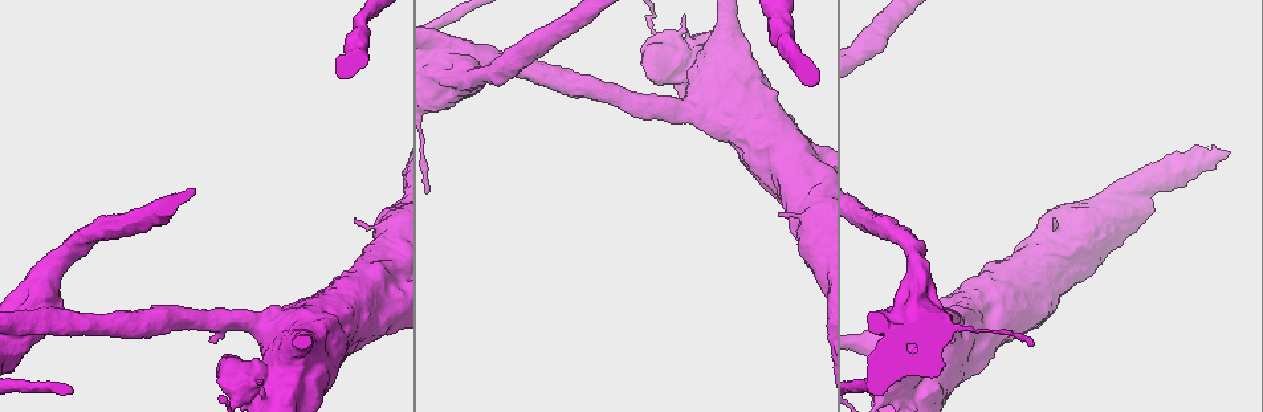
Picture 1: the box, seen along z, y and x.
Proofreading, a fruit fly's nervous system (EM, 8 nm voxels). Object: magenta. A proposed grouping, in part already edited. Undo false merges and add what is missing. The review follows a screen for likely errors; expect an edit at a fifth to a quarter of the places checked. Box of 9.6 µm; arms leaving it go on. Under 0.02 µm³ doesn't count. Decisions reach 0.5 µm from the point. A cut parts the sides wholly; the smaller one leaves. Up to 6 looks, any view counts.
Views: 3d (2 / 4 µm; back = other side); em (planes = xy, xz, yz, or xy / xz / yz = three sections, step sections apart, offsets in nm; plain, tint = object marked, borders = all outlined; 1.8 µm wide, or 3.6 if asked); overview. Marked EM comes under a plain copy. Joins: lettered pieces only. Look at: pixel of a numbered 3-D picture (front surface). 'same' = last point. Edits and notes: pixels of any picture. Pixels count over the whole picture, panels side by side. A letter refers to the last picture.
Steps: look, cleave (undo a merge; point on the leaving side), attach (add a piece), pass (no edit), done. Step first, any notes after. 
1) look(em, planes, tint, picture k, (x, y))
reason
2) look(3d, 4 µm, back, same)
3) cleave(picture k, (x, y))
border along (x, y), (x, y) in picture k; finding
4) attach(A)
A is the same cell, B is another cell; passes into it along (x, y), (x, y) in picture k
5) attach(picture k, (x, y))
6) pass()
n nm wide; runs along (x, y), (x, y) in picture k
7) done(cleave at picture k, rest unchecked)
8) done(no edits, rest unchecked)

look(3d, 4 µm, picture 1, (742, 41))
touches itself

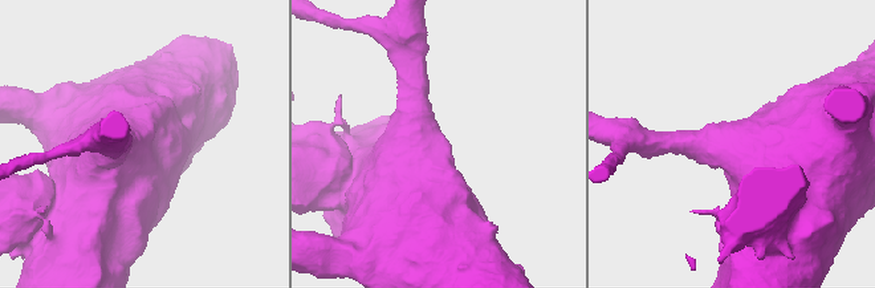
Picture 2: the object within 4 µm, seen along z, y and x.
look(em, 3.6 µm, xy, step 16, tint, picture 2, (134, 139))
now the EM

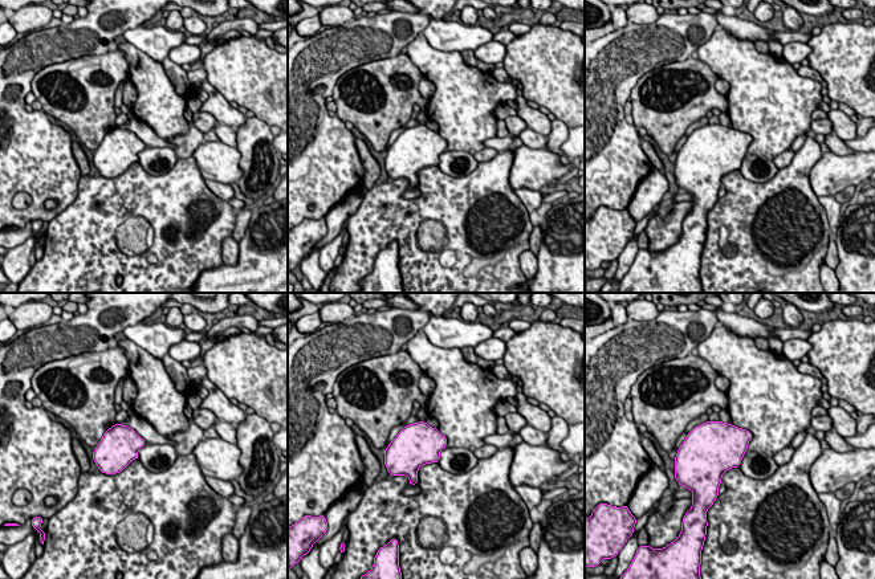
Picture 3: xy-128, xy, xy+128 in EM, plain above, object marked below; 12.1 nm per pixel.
look(em, 3.6 µm, planes, borders, same)
another direction

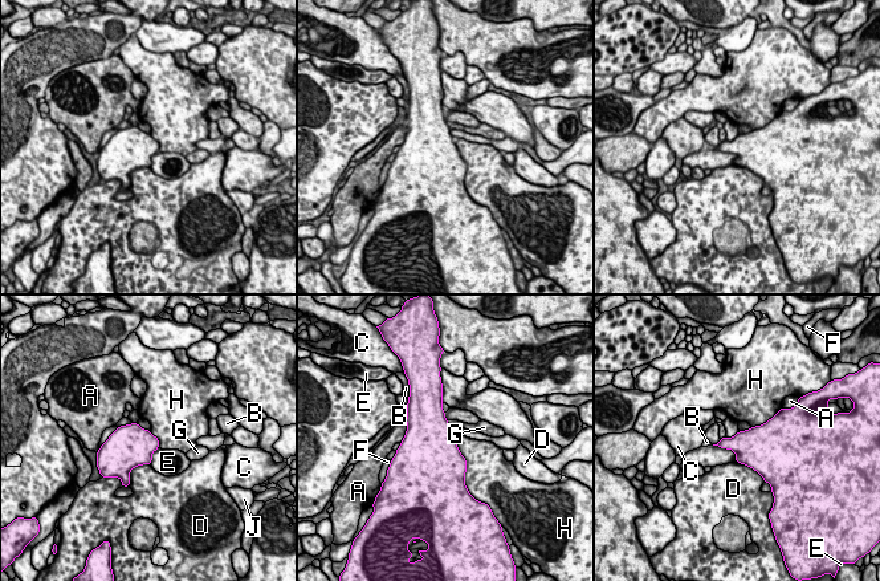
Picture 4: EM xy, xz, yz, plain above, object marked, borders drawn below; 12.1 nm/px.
pass()
A, B, C, D, E, F, G, H and J are other cells; border along (712, 445), (730, 449), (738, 462) in picture 4; all the same neuron

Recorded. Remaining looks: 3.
look(3d, 4 µm, picture 1, (662, 42))
calibre changes

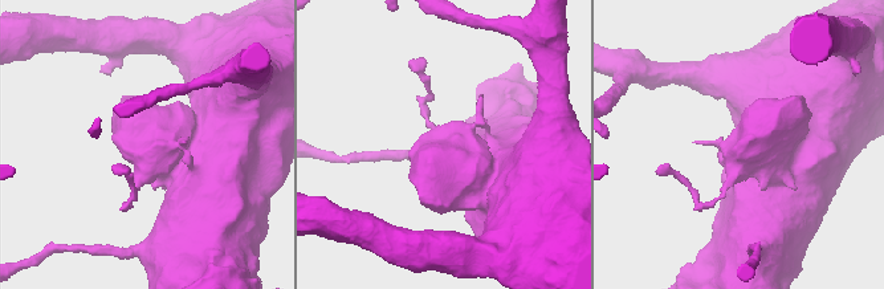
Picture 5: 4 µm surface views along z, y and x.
look(em, 3.6 µm, planes, tint, picture 5, (151, 164))
shape alone is not enough

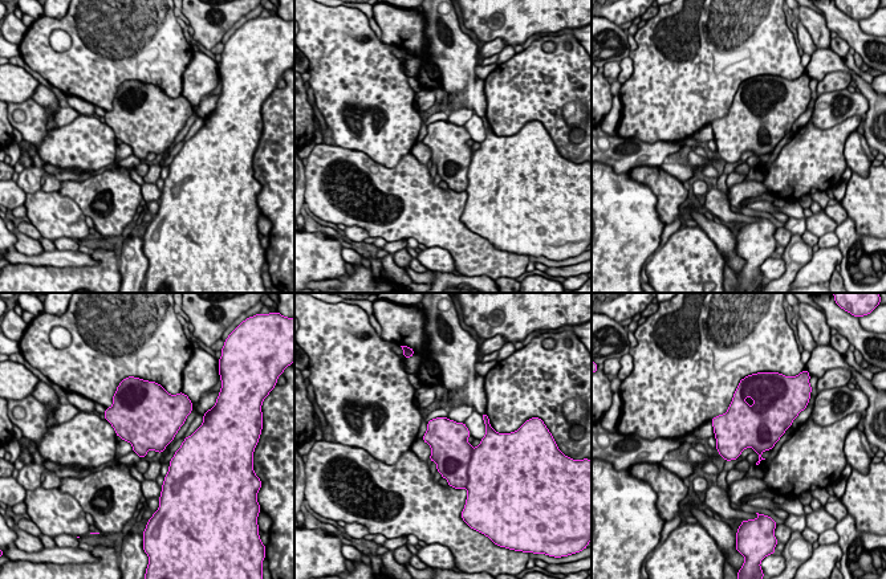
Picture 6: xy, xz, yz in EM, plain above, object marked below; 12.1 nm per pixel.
look(em, 3.6 µm, planes, borders, same)

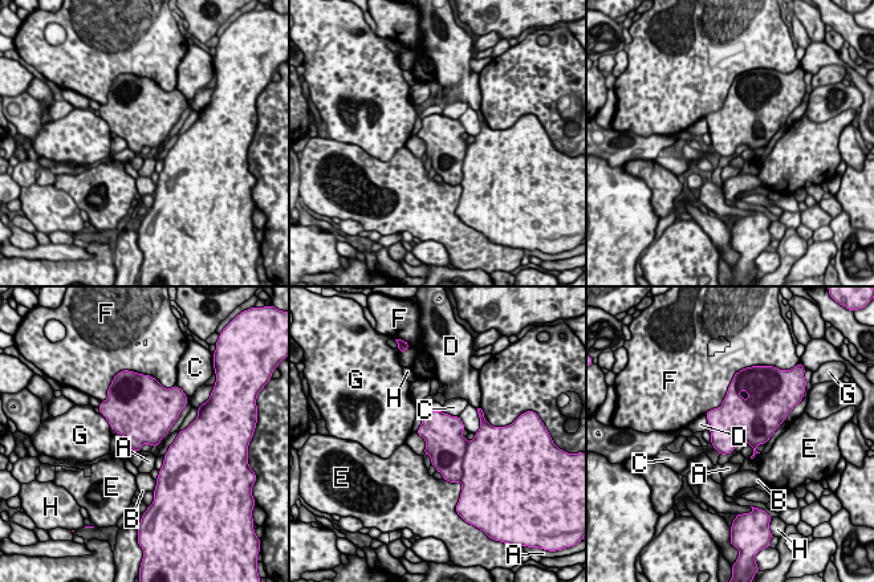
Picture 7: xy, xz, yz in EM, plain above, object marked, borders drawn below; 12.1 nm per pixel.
pass()
480 nm wide; A, B, C, D, E, F, G and H are other cells; border along (440, 411), (458, 416) in picture 7; all the same neuron

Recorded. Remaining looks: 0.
done(no edits, rest unchecked)

